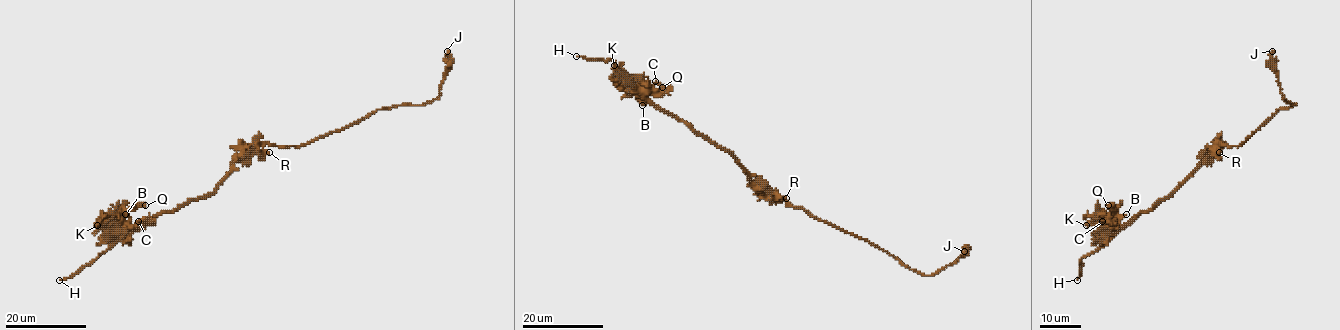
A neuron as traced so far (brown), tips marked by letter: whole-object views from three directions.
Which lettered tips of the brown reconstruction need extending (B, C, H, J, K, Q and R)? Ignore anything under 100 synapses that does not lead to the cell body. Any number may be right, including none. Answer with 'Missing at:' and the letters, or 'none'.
Missing at: H

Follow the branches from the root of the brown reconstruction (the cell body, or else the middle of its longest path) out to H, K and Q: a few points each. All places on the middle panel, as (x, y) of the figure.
H: (767, 196), (728, 152), (699, 136), (687, 124), (651, 105), (612, 60), (588, 60), (576, 56)
K: (767, 196), (728, 152), (699, 136), (687, 124), (651, 105), (627, 83), (614, 65)
Q: (767, 196), (728, 152), (699, 136), (687, 124), (657, 109), (640, 92), (658, 91), (662, 87)

